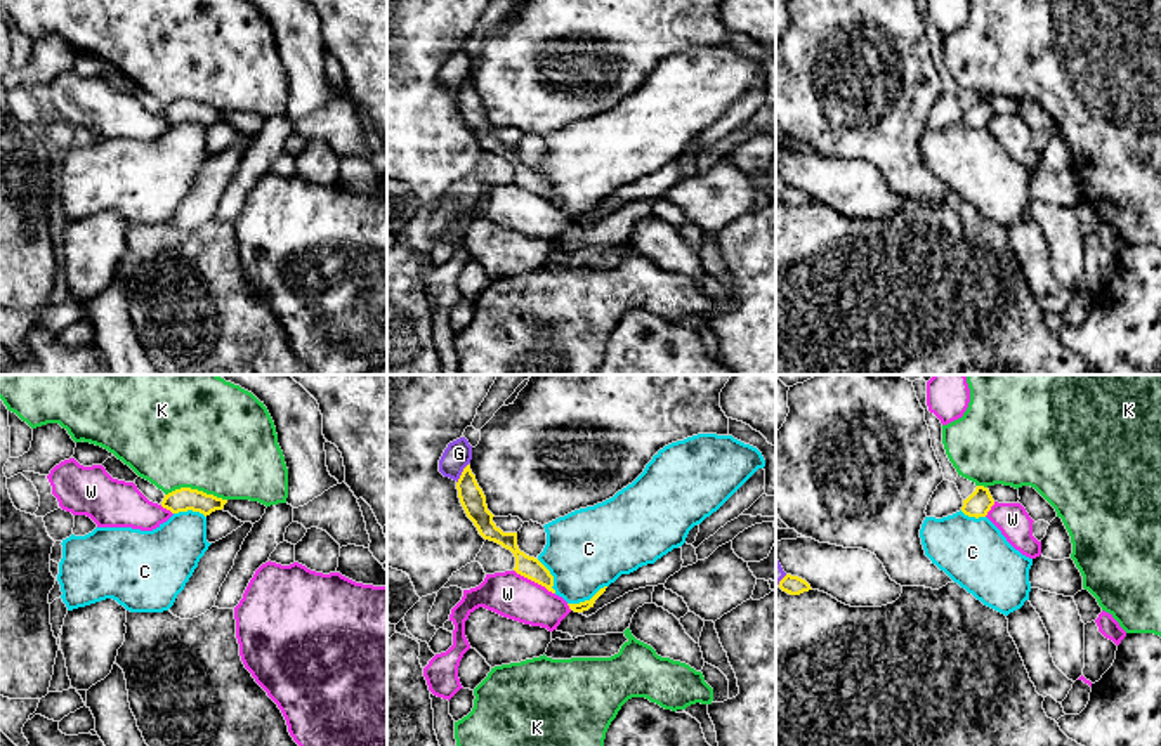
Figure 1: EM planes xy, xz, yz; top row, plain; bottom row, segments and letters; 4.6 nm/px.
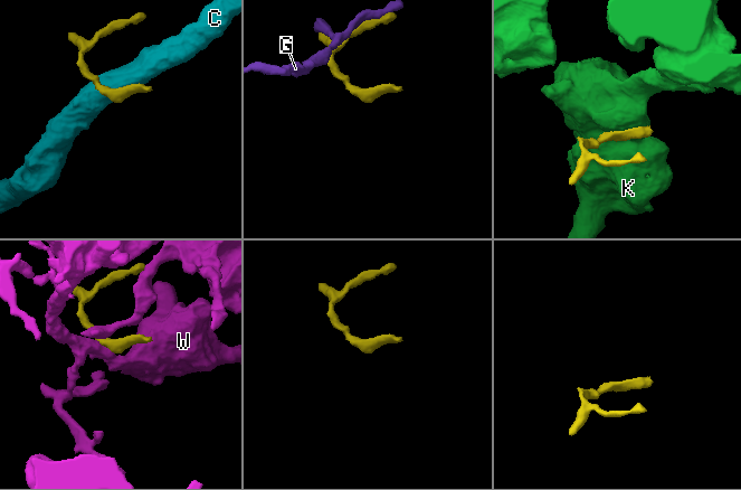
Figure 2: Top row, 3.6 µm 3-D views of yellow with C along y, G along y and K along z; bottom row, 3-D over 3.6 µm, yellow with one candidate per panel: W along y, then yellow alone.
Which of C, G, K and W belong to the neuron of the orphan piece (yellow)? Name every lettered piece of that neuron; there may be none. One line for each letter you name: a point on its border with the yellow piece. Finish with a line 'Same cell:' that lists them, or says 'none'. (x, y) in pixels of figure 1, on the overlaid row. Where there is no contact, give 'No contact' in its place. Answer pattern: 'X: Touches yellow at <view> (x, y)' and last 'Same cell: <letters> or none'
W: Touches yellow at xz (535, 582)
Same cell: W

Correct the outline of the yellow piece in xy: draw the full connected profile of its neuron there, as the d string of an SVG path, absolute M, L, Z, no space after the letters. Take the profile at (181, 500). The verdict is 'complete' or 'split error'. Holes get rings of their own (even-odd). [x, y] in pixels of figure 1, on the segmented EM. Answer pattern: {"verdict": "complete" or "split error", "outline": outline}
{"verdict": "complete", "outline": "M180 488L165 494L161 507L172 514L193 510L207 517L215 510L222 510L226 503L227 500L217 498L213 494L207 494L191 488Z"}

